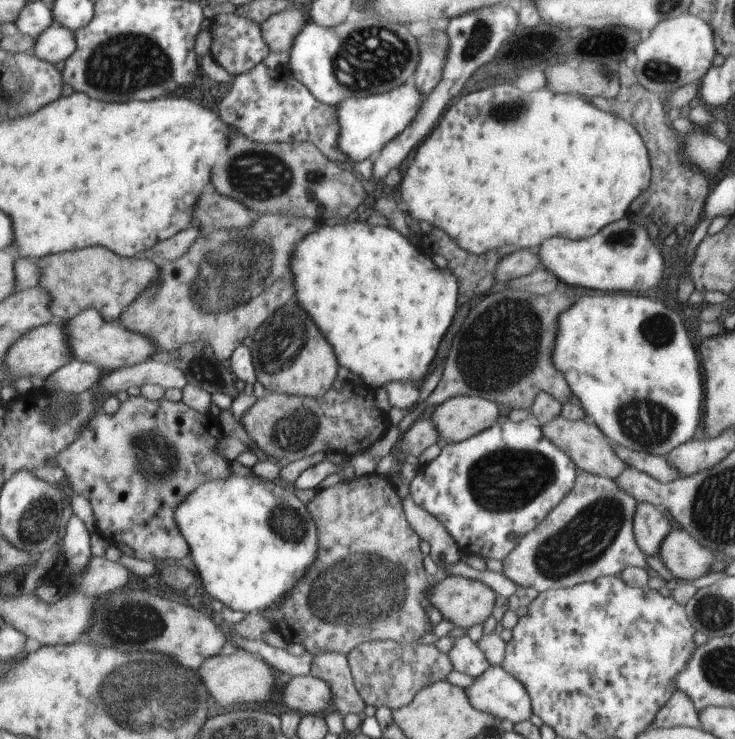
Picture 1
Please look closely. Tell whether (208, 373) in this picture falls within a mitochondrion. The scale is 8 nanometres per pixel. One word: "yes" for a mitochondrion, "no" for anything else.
yes

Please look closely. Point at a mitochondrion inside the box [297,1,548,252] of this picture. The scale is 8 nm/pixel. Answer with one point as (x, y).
(369, 58)

